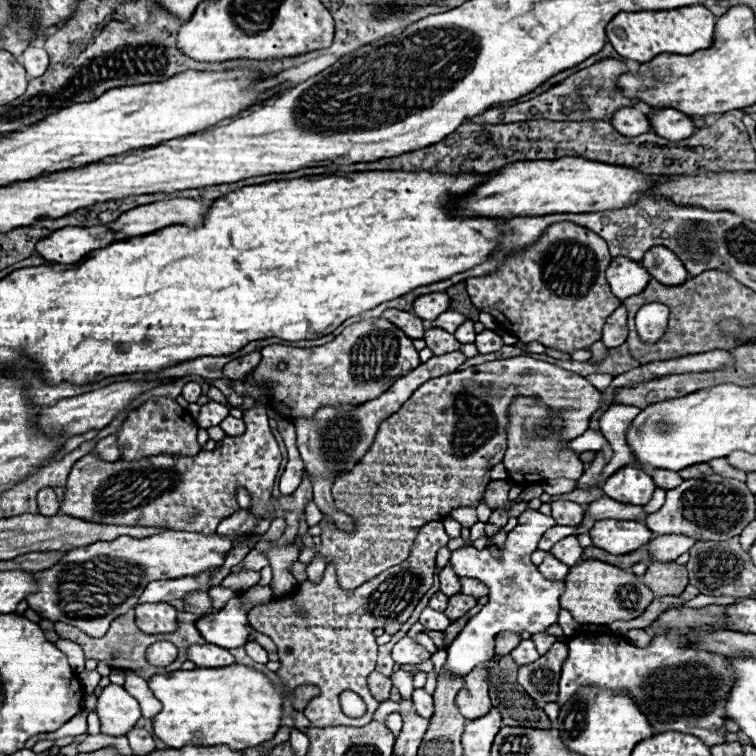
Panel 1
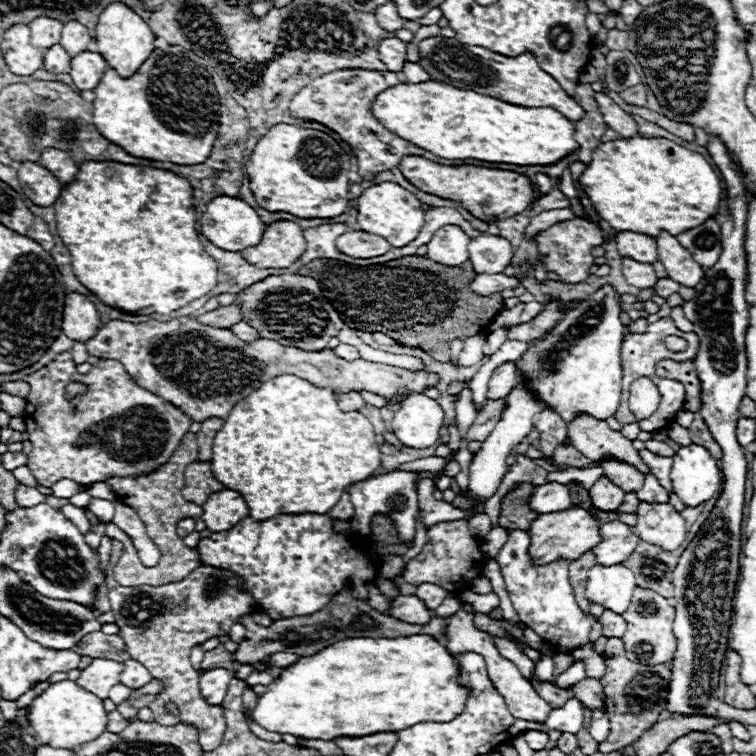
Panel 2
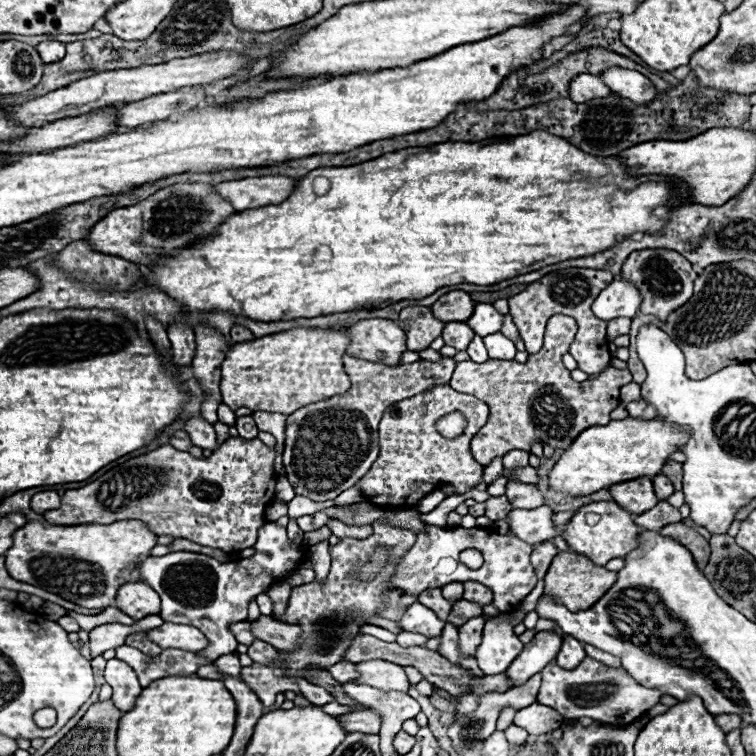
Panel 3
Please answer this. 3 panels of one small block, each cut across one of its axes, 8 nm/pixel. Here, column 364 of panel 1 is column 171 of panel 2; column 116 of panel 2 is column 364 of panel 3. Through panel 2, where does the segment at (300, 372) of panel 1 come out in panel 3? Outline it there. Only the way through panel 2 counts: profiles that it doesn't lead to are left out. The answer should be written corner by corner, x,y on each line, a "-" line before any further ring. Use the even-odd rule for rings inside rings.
360,320
348,326
346,334
350,338
346,354
360,360
398,366
406,350
406,334
392,320

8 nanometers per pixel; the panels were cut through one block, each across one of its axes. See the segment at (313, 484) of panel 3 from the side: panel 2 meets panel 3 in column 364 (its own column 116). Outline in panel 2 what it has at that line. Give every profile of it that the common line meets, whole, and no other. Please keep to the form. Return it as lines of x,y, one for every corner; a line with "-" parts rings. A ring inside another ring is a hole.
58,354
46,368
28,374
22,380
30,384
30,392
24,398
26,410
22,414
22,420
26,424
32,442
32,452
28,454
28,468
32,470
34,478
48,488
62,478
70,478
78,484
88,486
94,482
102,482
110,474
134,476
134,474
150,472
158,464
170,458
170,454
176,450
178,442
182,440
182,436
188,432
192,424
192,420
172,402
144,388
138,388
118,360
100,360
100,364
94,366
88,374
78,374
72,356
-
66,382
86,382
90,386
88,400
70,402
68,406
64,406

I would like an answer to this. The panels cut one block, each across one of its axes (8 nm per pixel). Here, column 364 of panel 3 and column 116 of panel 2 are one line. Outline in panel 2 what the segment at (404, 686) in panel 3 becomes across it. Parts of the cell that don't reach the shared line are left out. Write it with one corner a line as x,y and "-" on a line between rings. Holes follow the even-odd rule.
94,658
94,662
86,670
82,670
76,682
78,686
84,686
92,694
98,694
98,698
108,698
110,688
120,684
122,670
124,670
124,662

